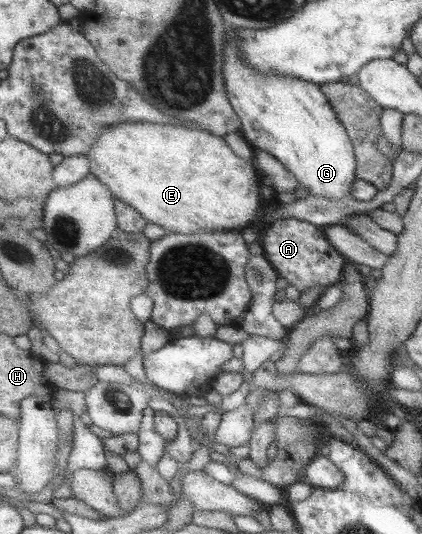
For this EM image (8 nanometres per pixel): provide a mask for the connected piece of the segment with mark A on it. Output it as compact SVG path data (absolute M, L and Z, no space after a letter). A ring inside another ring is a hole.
M297 218L277 219L265 226L262 237L263 254L277 275L284 277L301 293L313 285L325 287L337 284L346 260L335 251L325 237L323 228Z

